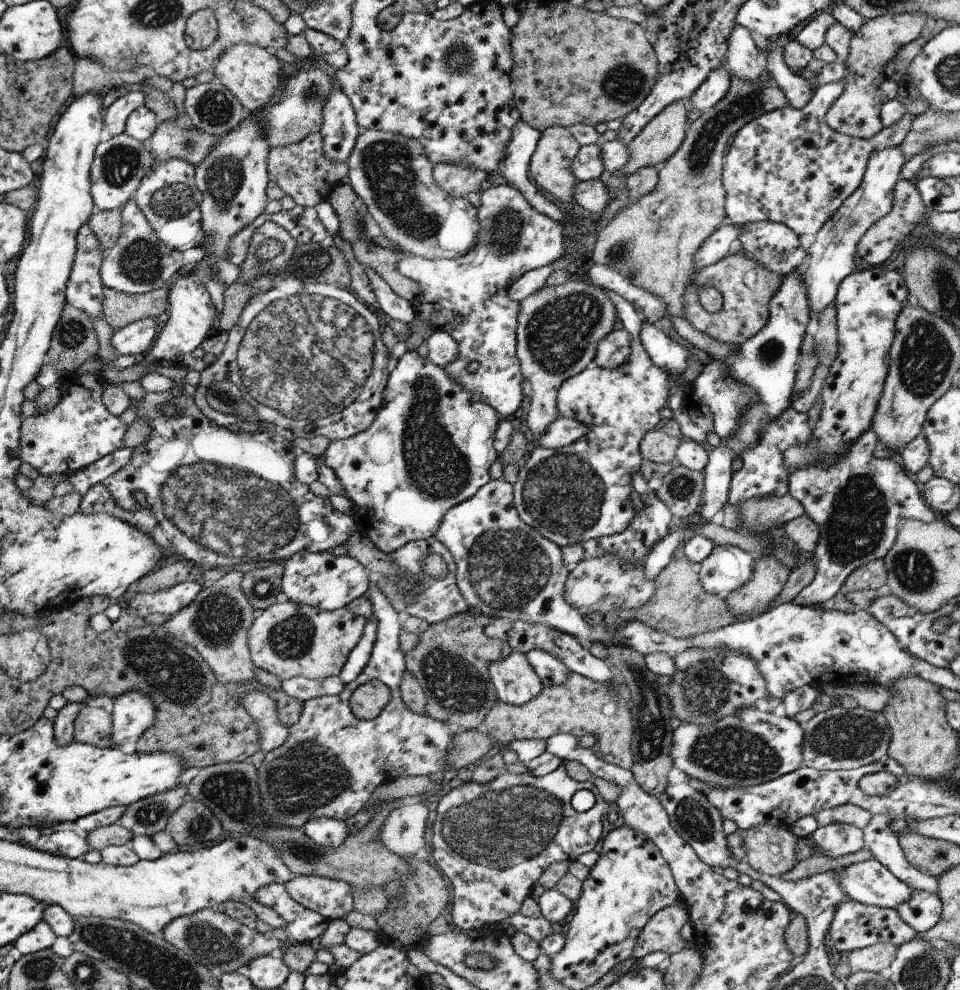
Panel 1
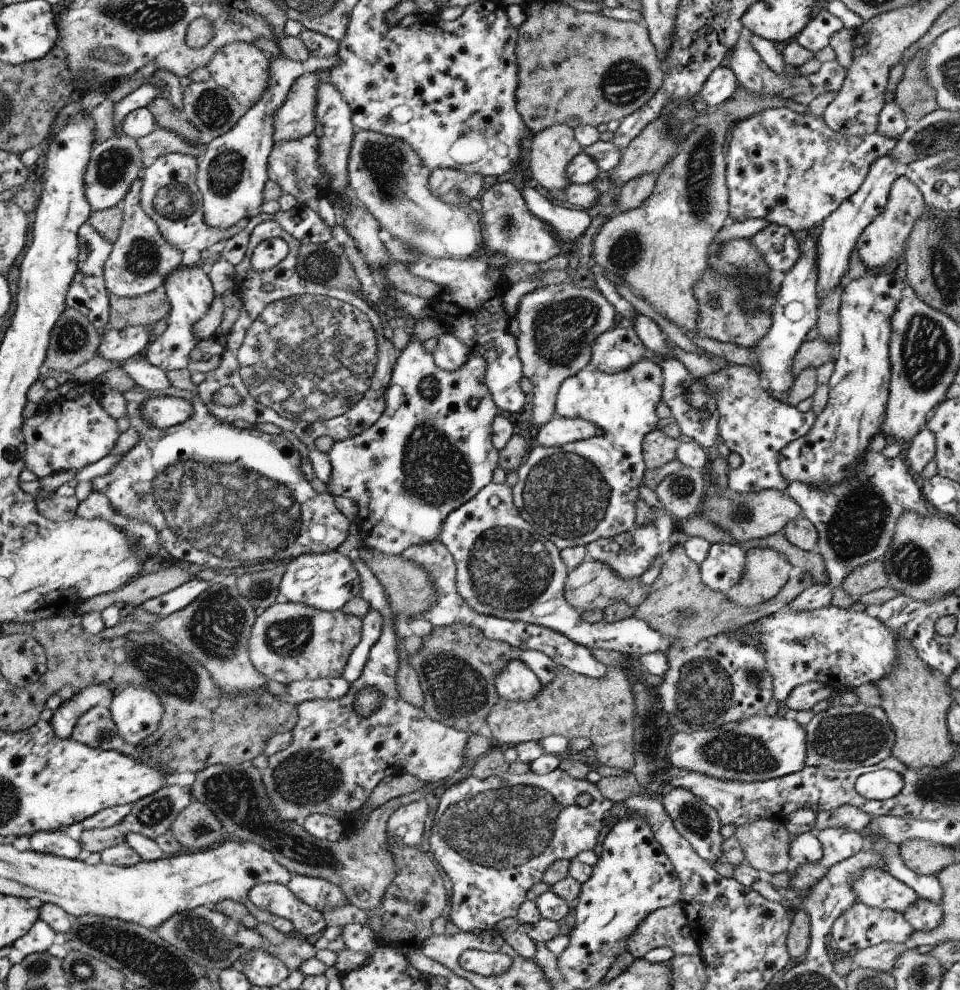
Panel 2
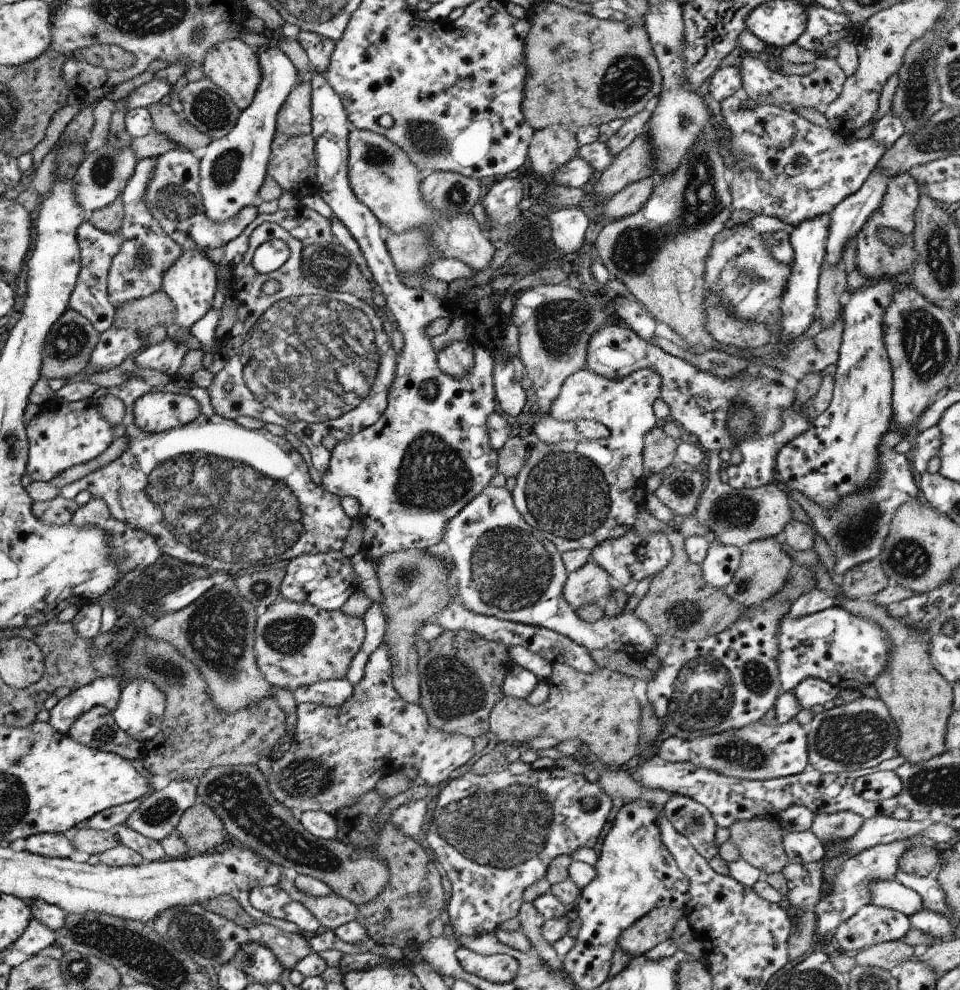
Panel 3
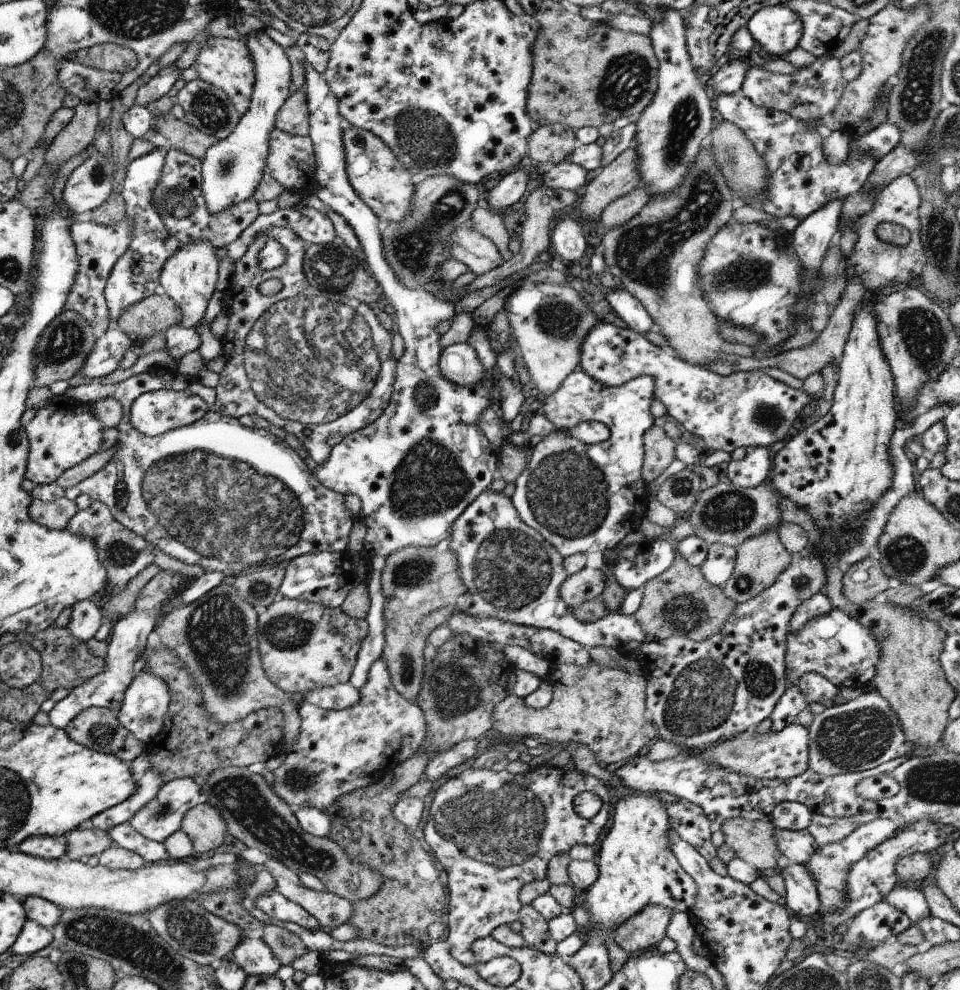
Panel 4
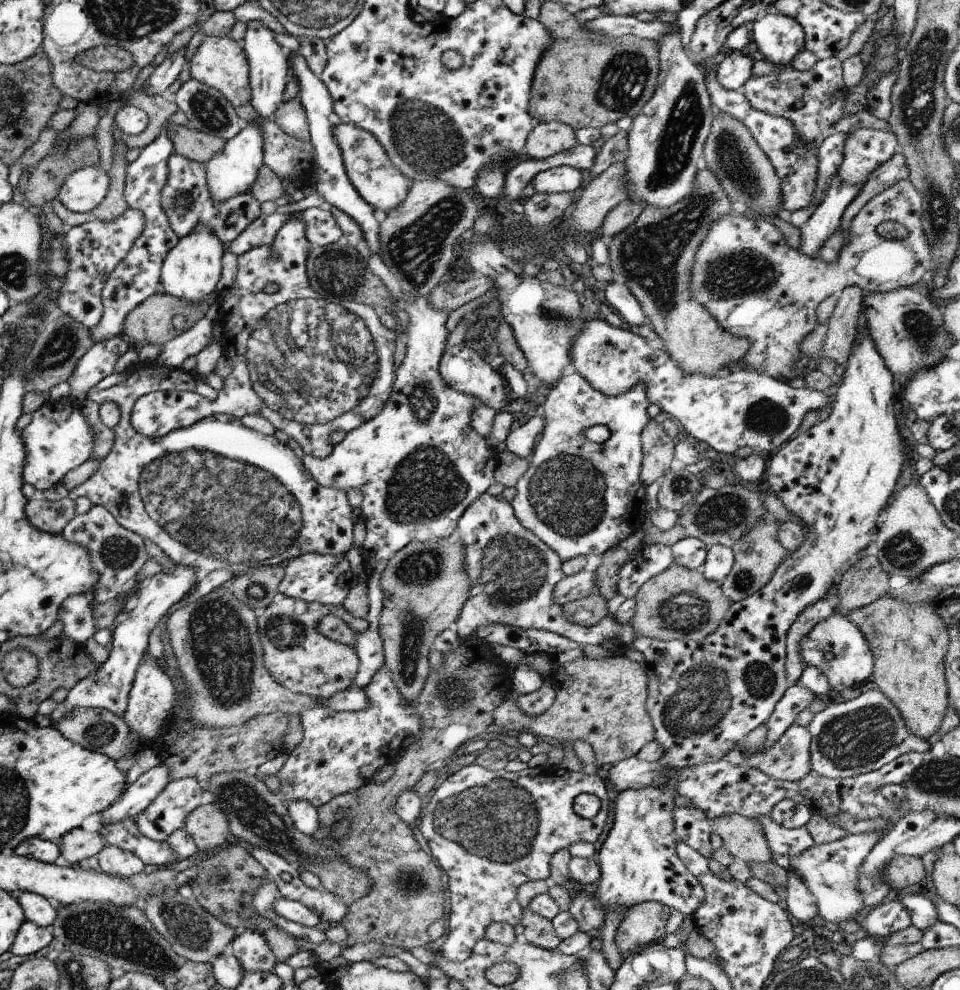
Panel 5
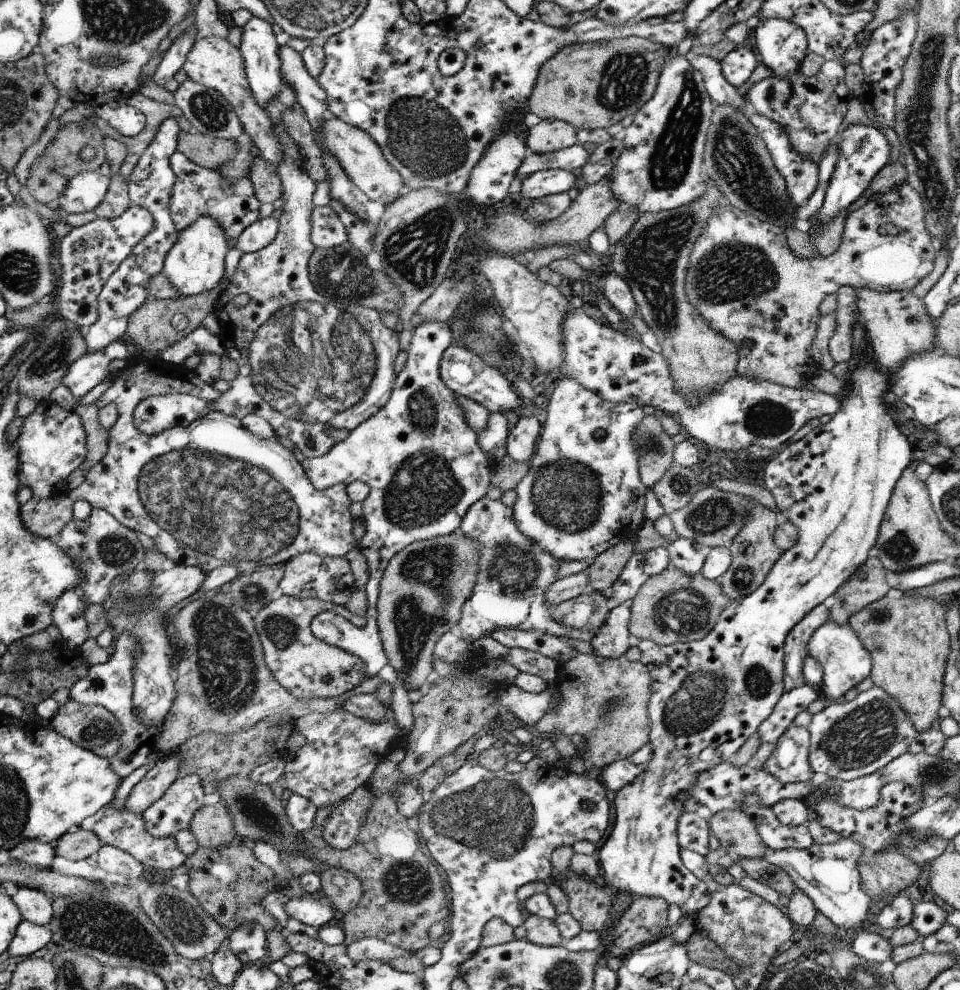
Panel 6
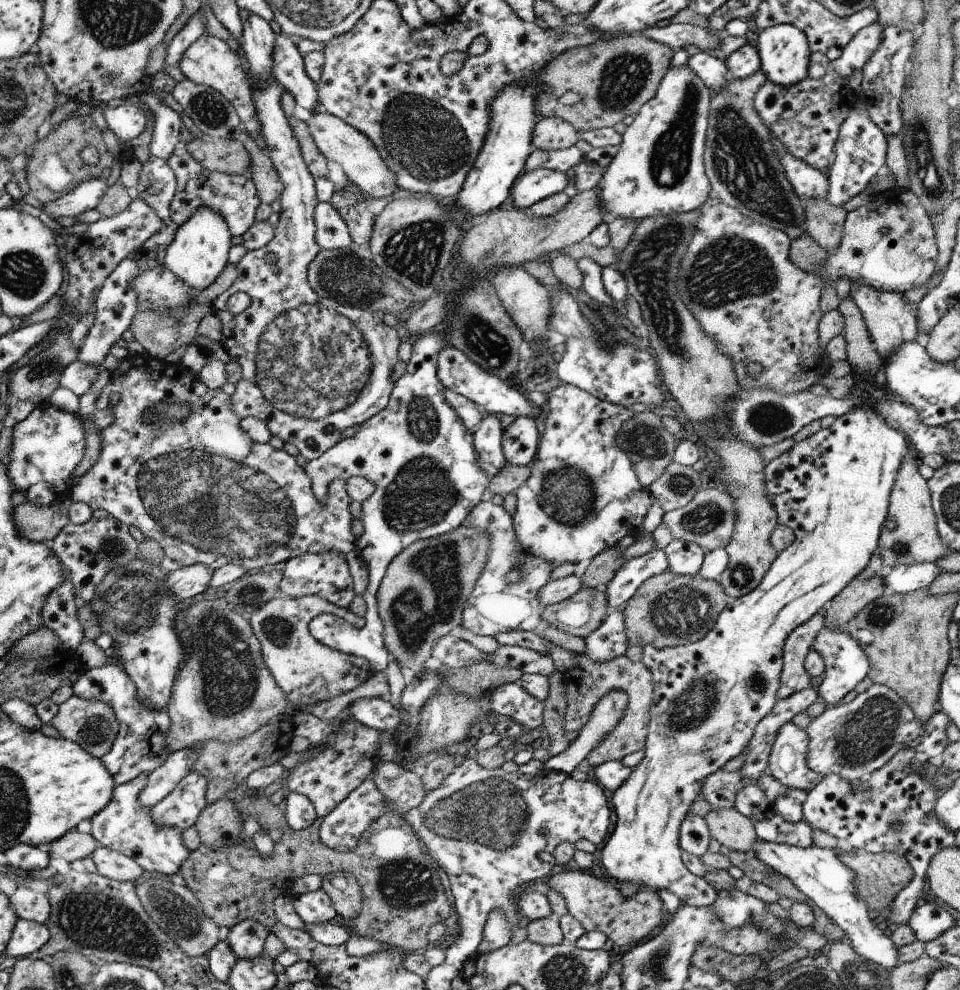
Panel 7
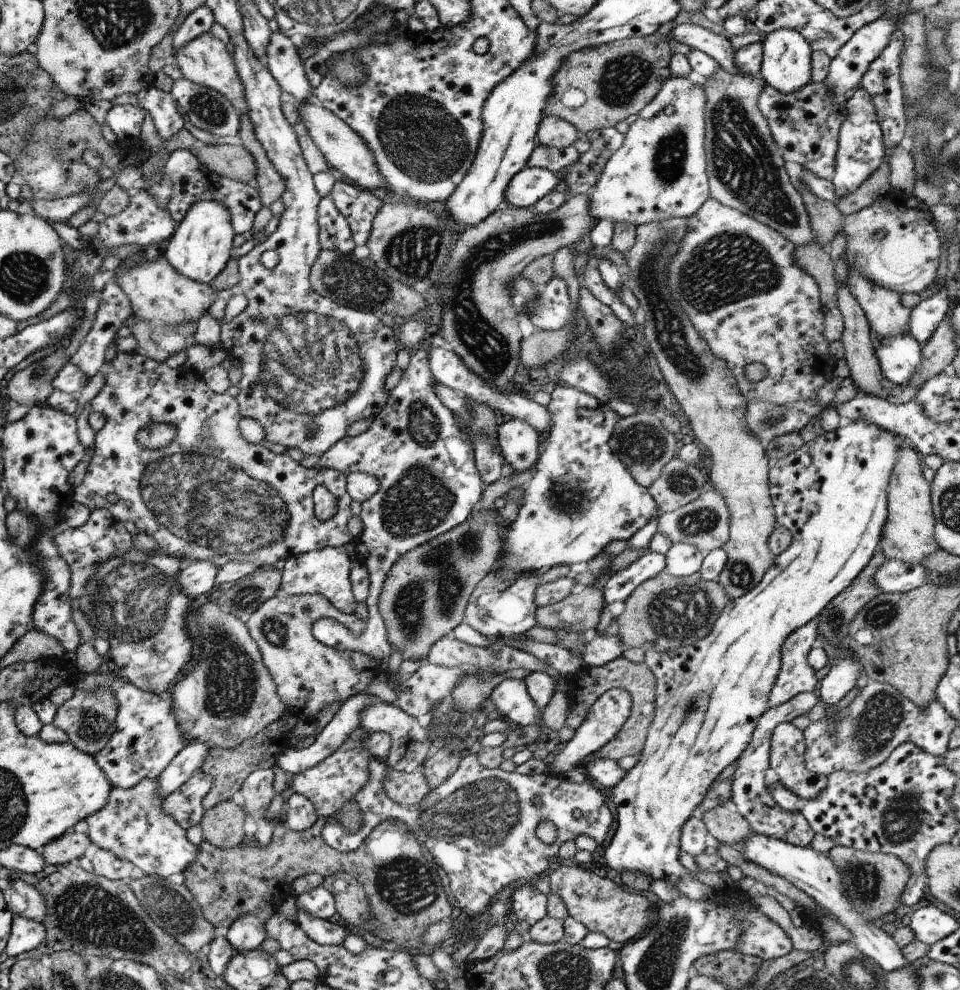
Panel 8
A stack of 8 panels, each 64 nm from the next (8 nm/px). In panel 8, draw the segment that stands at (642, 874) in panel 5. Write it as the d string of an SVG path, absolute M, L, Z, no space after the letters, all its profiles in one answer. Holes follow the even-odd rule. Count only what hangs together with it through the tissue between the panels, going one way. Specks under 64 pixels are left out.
M847 420L832 432L826 432L824 435L816 437L812 442L805 443L796 452L780 458L770 464L768 472L769 492L775 511L777 525L784 526L792 532L792 543L782 554L776 556L770 569L764 574L762 581L751 592L740 598L730 599L726 607L722 610L715 626L710 633L702 640L689 646L680 646L676 650L668 652L656 652L656 650L646 651L645 664L654 674L656 680L656 701L654 702L654 717L650 728L648 728L647 738L642 753L639 755L638 764L634 766L626 776L612 788L612 800L616 805L616 820L618 820L618 829L609 846L606 848L604 858L606 860L606 869L615 870L619 874L622 872L644 872L650 874L652 880L670 880L672 886L678 888L680 894L684 894L690 900L714 900L715 891L693 877L690 872L680 863L681 854L679 839L681 829L684 827L686 820L698 813L698 805L702 800L709 797L710 786L717 780L719 774L730 766L732 762L738 761L744 750L748 747L754 728L758 720L770 709L770 692L772 686L776 684L776 678L782 666L781 648L790 637L790 634L808 624L813 619L820 617L830 602L841 594L852 582L862 573L862 570L868 566L872 556L877 552L882 537L882 530L886 524L888 515L888 488L890 488L890 478L898 460L898 442L900 437L890 430L884 430L868 420Z

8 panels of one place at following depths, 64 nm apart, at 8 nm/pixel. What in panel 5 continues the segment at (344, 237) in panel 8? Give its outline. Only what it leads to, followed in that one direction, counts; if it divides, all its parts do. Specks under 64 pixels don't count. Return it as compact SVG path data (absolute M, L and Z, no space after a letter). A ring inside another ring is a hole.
M324 206L312 207L296 214L261 214L249 224L236 240L230 244L230 251L240 256L260 245L269 245L286 219L300 215L306 223L306 238L314 247L334 244L343 237L341 226Z

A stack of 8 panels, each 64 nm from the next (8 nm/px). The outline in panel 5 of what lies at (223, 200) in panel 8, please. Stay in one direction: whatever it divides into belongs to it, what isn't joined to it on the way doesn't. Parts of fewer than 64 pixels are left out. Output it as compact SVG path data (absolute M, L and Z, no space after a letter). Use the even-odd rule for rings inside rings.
M176 152L168 163L170 178L163 189L162 202L170 224L179 238L189 235L194 227L204 223L211 226L213 233L222 242L232 242L261 215L260 203L250 191L237 194L228 200L217 201L209 191L206 164L190 160Z

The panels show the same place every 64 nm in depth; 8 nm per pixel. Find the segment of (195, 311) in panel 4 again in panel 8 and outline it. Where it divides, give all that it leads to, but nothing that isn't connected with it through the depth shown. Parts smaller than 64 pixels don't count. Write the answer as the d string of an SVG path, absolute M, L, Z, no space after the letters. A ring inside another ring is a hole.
M202 200L194 204L186 218L176 225L174 235L163 251L170 266L200 284L211 284L224 270L230 260L232 250L232 238L234 238L233 224L230 222L230 211L224 208L220 202L214 200Z

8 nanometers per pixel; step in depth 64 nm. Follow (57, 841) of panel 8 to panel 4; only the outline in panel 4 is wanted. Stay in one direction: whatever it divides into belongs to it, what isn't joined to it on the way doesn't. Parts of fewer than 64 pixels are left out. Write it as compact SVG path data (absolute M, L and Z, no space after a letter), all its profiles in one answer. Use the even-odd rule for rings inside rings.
M74 829L64 835L66 842L65 854L72 861L79 861L82 856L94 856L108 849L114 842L109 834L102 829Z

